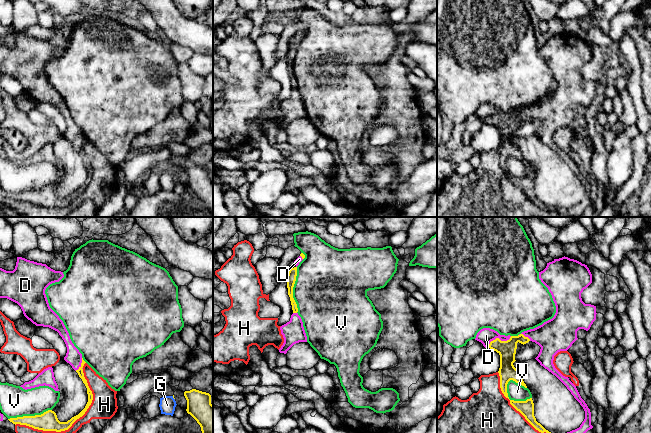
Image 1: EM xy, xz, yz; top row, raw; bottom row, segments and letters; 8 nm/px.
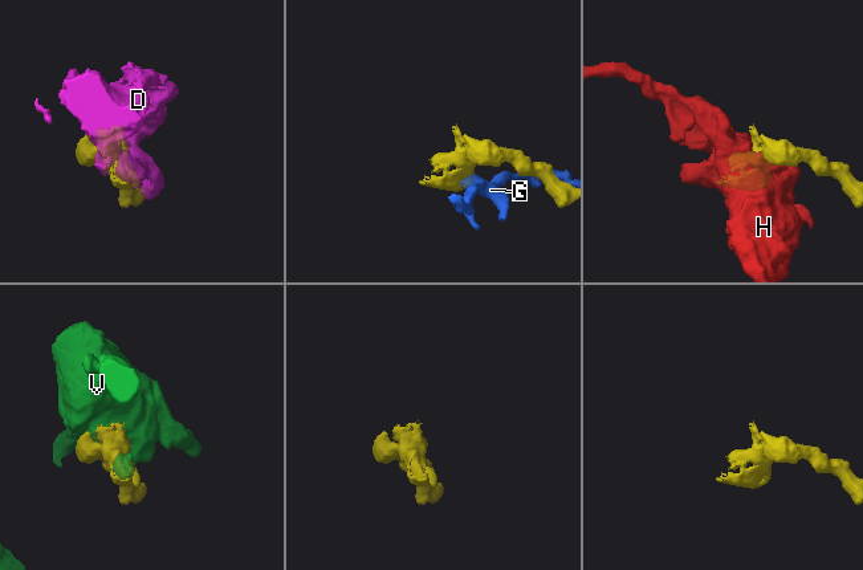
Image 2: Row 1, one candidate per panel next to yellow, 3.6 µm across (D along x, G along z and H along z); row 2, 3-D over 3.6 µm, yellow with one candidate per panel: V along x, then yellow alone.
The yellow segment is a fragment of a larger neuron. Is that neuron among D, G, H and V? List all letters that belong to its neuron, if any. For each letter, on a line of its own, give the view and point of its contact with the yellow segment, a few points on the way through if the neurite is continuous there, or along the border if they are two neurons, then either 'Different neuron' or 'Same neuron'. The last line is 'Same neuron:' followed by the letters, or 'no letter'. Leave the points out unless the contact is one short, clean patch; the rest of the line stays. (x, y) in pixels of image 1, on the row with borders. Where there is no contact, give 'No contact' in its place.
D: Touches yellow at yz (498, 338). Same neuron
G: Touches yellow at xy (173, 397). Different neuron
H: Touches yellow at xy (71, 425). Different neuron
V: Touches yellow at yz (512, 400). Different neuron
Same neuron: D

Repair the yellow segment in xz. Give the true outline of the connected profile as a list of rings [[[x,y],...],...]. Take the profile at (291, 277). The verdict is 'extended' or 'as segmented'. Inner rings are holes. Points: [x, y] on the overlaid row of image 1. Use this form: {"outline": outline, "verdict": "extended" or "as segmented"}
{"outline": [[[294,267],[289,270],[287,278],[286,278],[288,295],[290,297],[293,313],[298,312],[297,304],[293,298],[293,287],[296,281],[296,276],[297,276],[297,267]]], "verdict": "as segmented"}

